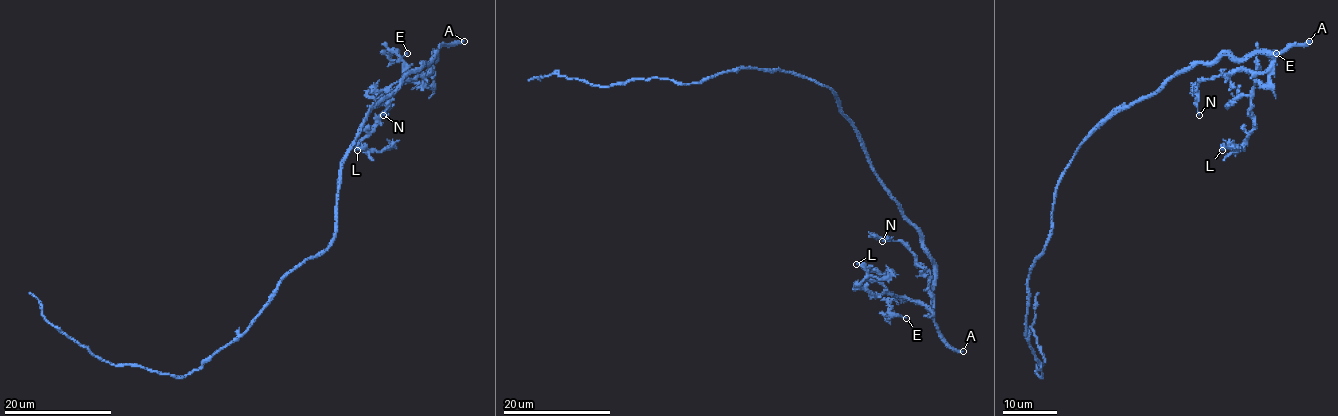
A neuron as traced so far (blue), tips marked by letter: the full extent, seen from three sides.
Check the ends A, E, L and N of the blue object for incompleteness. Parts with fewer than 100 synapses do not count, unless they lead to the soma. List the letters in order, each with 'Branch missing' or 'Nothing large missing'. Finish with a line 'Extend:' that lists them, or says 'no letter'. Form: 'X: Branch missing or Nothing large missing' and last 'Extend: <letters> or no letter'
A: Branch missing
E: Nothing large missing
L: Nothing large missing
N: Nothing large missing
Extend: A

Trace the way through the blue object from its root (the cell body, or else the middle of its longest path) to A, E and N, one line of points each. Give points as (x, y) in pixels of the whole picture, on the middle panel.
A: (840, 105), (873, 171), (920, 234), (922, 249), (934, 268), (934, 326), (952, 347), (963, 351)
E: (840, 105), (934, 268), (930, 315), (906, 297), (890, 303), (891, 313), (906, 318)
N: (840, 105), (873, 171), (920, 234), (934, 268), (930, 315), (929, 274), (899, 241), (882, 241)

